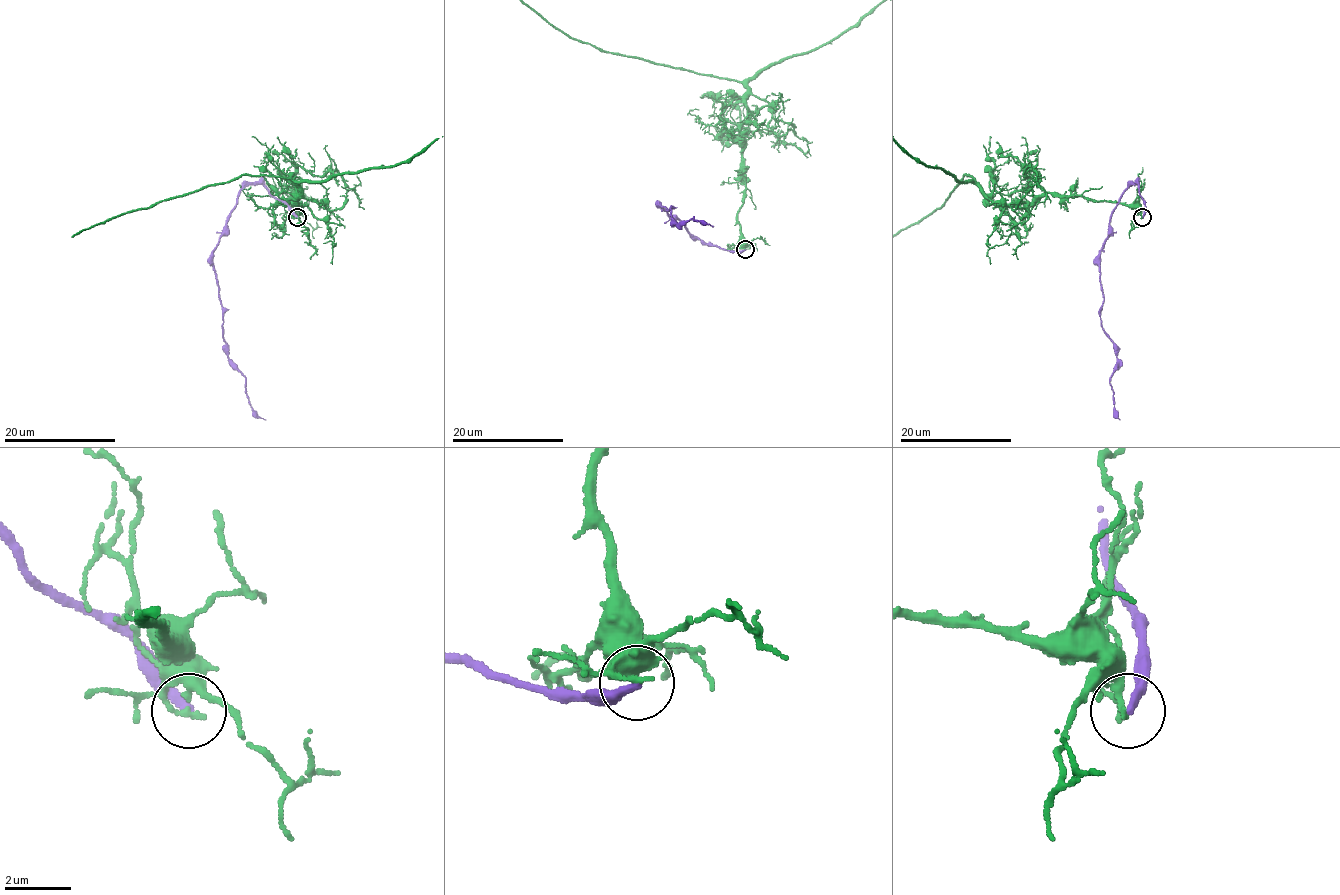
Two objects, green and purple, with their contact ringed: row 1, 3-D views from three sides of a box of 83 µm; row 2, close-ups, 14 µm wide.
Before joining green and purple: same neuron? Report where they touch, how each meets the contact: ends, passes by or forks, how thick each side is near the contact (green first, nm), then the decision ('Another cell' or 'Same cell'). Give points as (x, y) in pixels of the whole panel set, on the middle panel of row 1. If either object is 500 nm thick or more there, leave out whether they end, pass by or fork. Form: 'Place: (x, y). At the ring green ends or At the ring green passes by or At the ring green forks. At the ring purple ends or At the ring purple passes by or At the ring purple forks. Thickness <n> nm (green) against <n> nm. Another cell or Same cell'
Place: (745, 249). At the ring green passes by. At the ring purple ends. Thickness 130 nm (green) against 280 nm. Another cell

